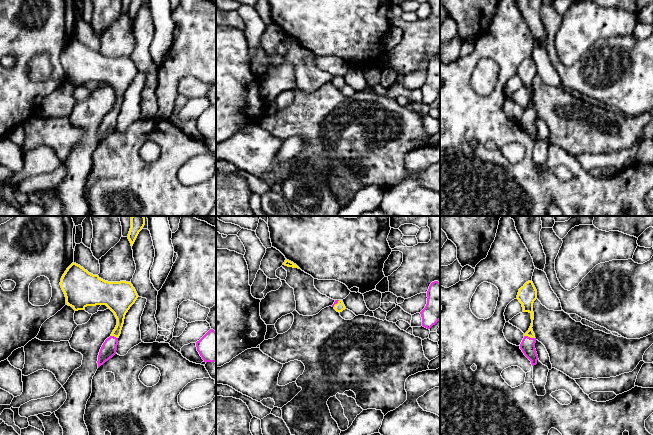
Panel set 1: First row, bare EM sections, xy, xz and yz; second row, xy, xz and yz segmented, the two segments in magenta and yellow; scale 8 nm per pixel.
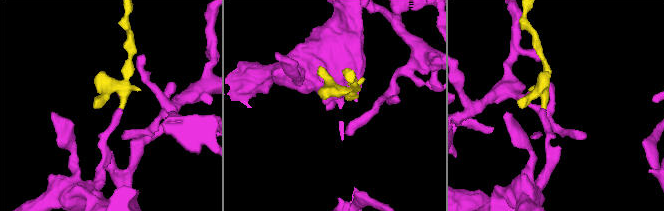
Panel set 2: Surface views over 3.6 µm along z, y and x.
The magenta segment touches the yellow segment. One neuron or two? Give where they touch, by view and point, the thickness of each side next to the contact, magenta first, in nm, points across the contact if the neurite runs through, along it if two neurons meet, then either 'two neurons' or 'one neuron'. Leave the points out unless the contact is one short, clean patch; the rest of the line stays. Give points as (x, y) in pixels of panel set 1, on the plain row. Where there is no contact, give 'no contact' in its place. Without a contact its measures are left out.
yz (529, 113) | 120/80 nm | across yz (527, 121), (529, 113), (532, 88), (527, 82) | one neuron

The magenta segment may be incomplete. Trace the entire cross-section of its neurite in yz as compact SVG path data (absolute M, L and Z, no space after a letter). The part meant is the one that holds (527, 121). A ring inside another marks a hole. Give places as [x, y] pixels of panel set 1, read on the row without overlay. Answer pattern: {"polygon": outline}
{"polygon": "M531 57L524 60L523 63L519 65L517 74L522 80L523 88L529 88L531 90L532 99L529 106L525 109L524 114L520 120L520 125L524 131L531 137L532 142L537 140L538 131L535 125L536 114L533 108L533 79L537 75L537 66Z"}

